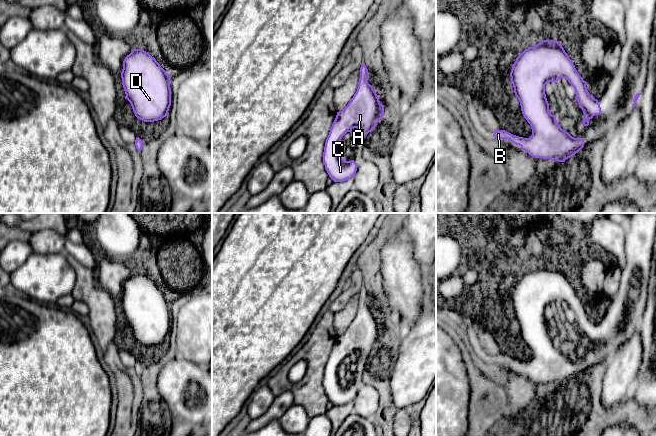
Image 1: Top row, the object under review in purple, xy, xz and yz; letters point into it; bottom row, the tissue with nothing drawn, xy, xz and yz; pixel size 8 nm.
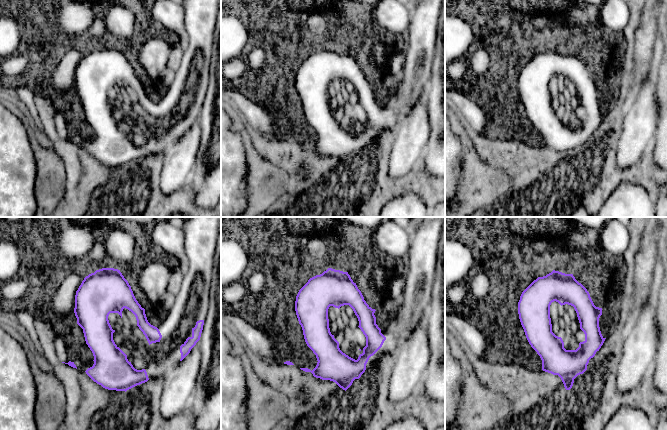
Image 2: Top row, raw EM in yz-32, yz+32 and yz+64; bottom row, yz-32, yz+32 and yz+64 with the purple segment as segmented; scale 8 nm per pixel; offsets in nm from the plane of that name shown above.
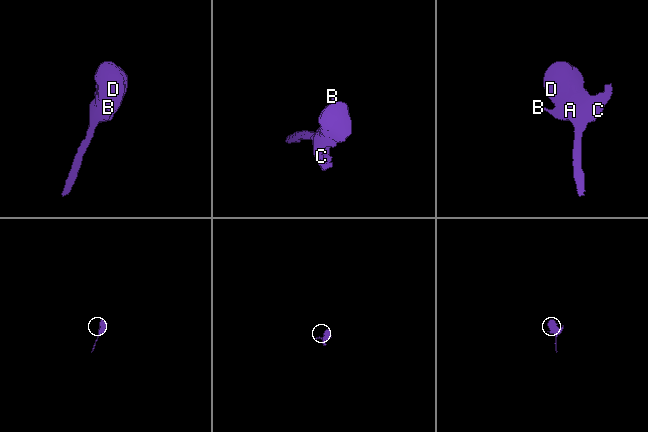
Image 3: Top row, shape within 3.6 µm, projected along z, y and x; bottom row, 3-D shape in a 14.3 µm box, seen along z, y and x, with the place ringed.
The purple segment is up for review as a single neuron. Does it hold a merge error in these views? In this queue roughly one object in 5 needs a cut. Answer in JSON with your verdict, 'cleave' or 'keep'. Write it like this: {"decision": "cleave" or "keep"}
{"decision": "keep"}

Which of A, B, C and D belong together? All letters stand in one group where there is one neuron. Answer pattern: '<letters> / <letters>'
A B C D

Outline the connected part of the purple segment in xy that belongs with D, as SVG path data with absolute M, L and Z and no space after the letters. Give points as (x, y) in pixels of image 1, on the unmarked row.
M134 272L123 285L122 309L135 340L144 346L166 341L171 330L171 300L148 276Z

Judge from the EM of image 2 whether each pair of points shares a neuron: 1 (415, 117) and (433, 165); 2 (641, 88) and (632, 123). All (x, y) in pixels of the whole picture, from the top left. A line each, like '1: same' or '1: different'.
1: different
2: same

